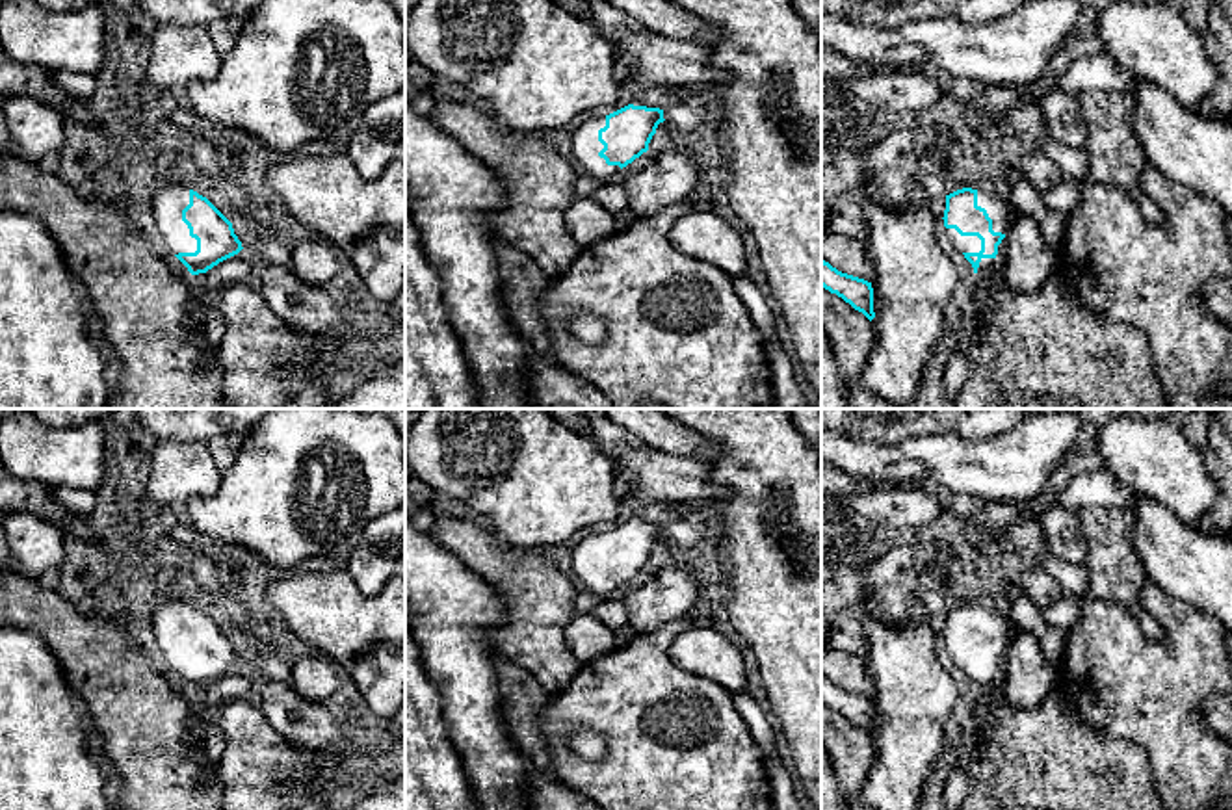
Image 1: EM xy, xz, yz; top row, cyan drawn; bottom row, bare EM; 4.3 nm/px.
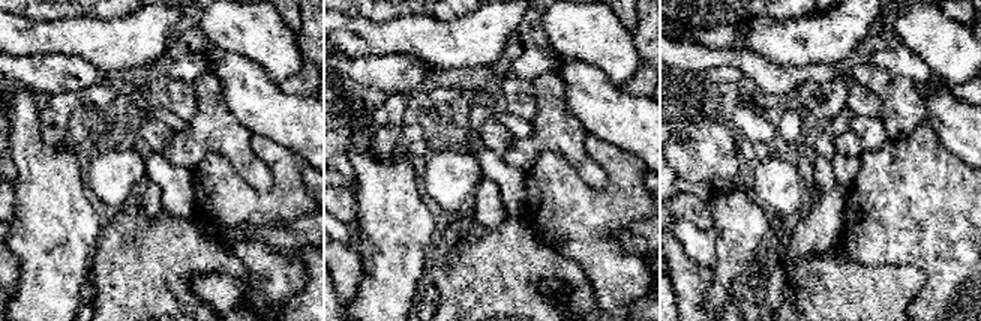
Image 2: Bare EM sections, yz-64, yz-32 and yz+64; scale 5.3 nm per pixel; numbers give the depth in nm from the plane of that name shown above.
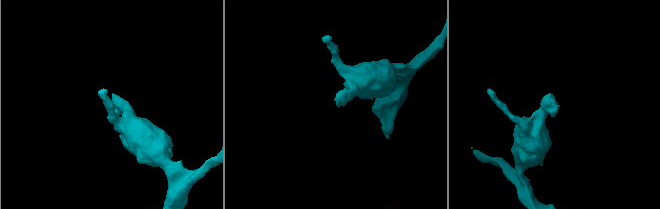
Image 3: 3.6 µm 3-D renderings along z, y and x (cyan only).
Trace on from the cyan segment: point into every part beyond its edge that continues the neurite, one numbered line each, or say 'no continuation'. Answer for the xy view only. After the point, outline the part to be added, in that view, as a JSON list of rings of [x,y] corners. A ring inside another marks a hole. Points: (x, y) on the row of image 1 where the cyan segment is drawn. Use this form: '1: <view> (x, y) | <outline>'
1: xy (168, 203) | [[[164,184],[152,195],[154,223],[173,255],[197,251],[197,240],[190,236],[190,229],[182,221],[182,210],[188,204],[190,188],[184,184]]]

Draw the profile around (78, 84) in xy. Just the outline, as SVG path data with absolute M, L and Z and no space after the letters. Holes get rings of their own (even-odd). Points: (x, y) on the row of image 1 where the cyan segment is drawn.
M50 71L52 80L69 95L89 98L95 93L95 76L72 71Z

